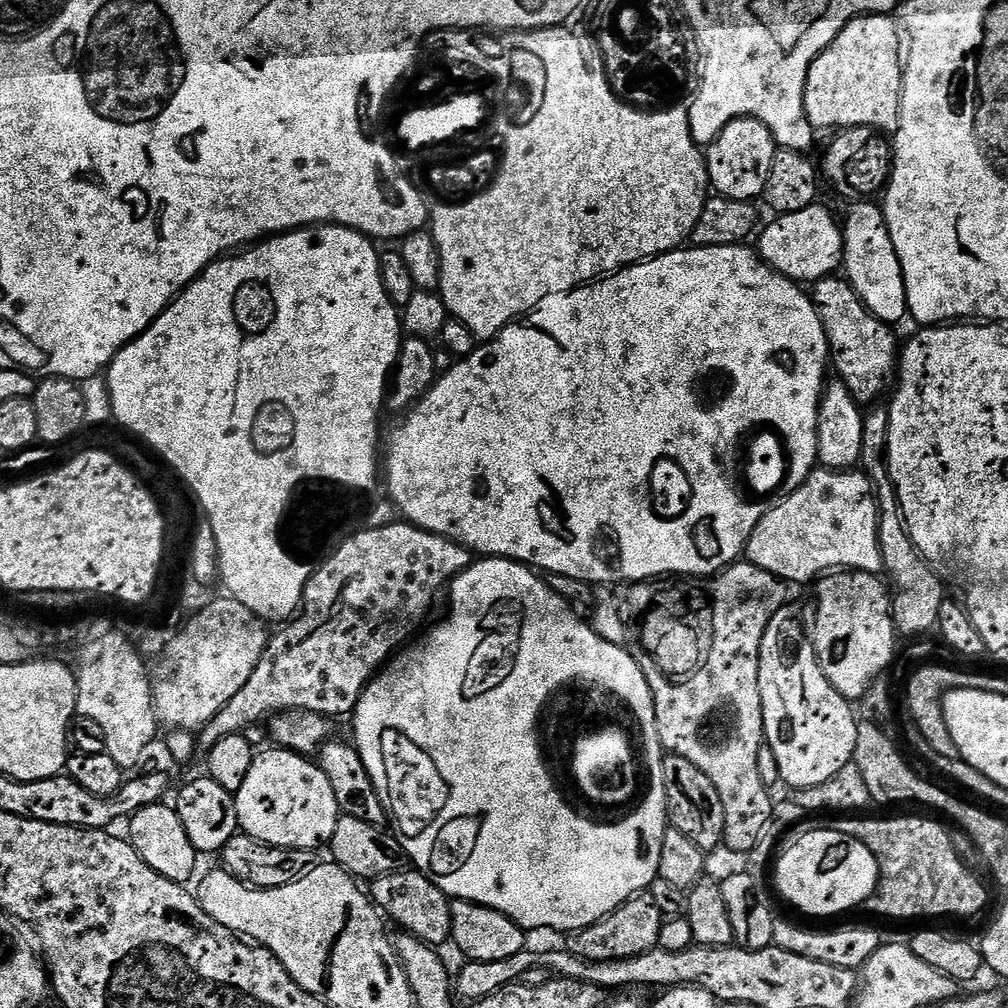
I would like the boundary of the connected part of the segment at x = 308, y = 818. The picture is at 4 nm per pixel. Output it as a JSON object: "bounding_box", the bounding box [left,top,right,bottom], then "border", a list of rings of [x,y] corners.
{"bounding_box":[234,746,342,850],"border":[[[279,746],[265,747],[253,755],[246,782],[242,782],[242,790],[234,793],[236,823],[243,835],[252,836],[258,842],[279,848],[320,850],[323,844],[325,847],[331,841],[334,826],[338,826],[342,815],[338,798],[334,798],[334,786],[330,786],[330,778],[326,778],[319,763],[312,761],[311,764],[308,760],[311,759],[307,755]]]}

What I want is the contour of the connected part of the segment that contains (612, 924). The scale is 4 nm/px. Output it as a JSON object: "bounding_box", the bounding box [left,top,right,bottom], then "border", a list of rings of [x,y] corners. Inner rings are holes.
{"bounding_box":[566,894,665,962],"border":[[[650,894],[632,896],[619,904],[609,916],[603,916],[589,928],[581,928],[567,937],[566,950],[583,960],[590,962],[614,962],[618,958],[634,958],[646,954],[660,943],[660,927],[665,922]]]}

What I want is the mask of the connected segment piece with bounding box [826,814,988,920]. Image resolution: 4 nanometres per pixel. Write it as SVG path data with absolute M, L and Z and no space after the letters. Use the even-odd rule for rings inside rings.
M840 814L827 821L831 832L852 836L874 854L880 867L880 883L866 901L876 916L893 916L896 920L912 920L915 916L976 916L988 900L988 892L980 880L960 861L952 836L936 820L923 820L920 816L896 816L893 820L852 820L851 815Z

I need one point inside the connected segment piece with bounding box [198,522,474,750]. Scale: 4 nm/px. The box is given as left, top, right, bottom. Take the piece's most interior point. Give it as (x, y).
(379, 585)

